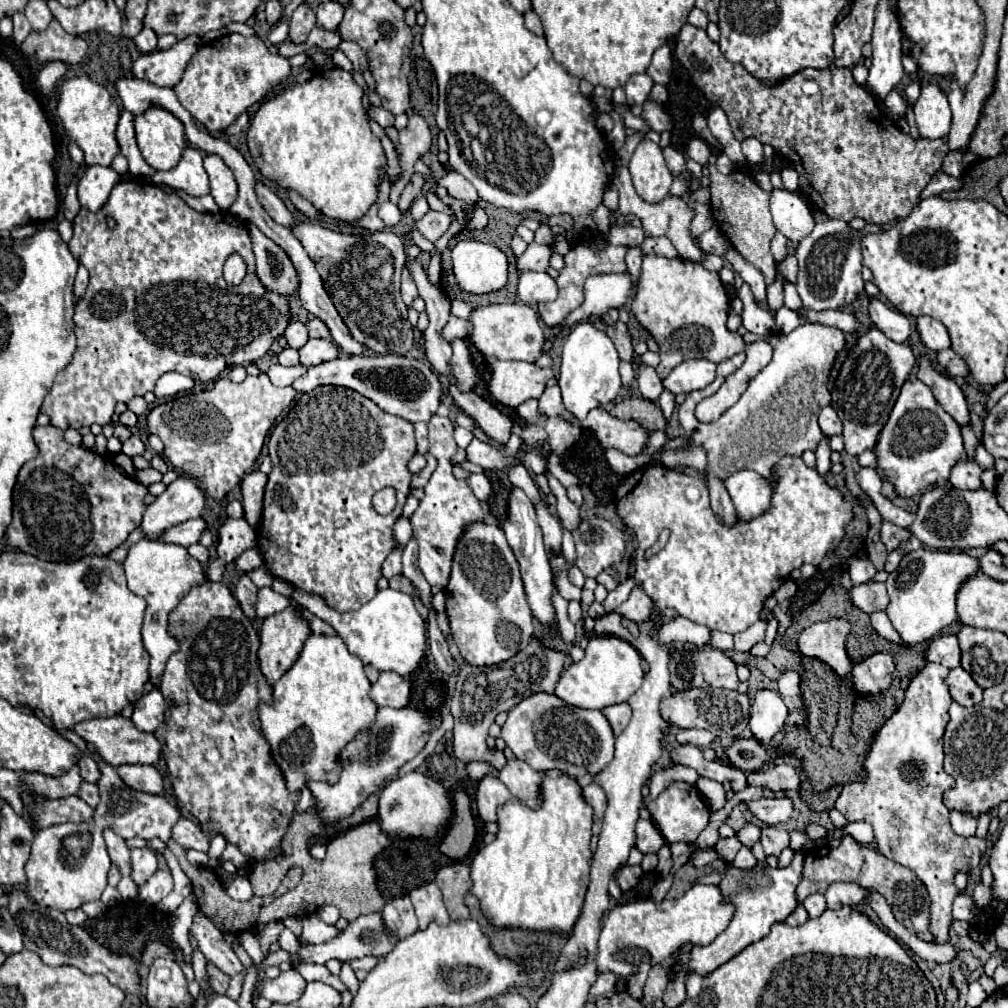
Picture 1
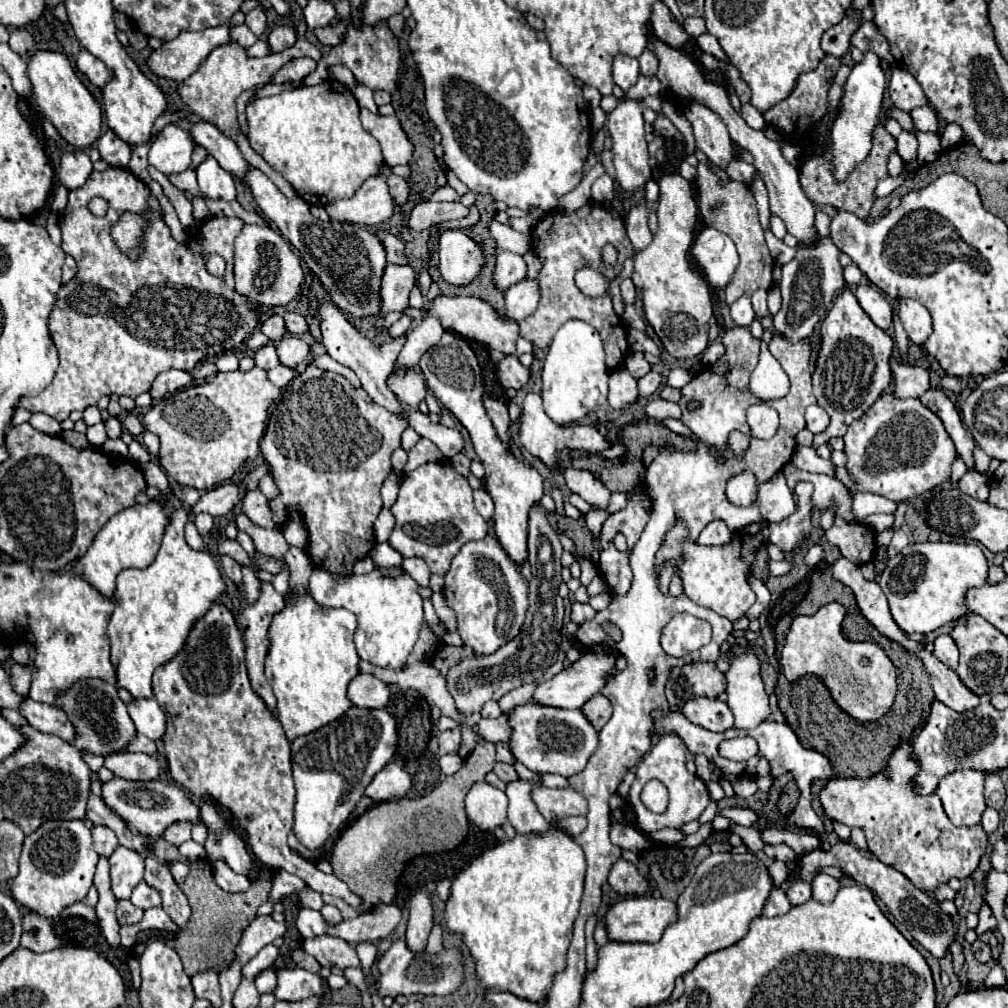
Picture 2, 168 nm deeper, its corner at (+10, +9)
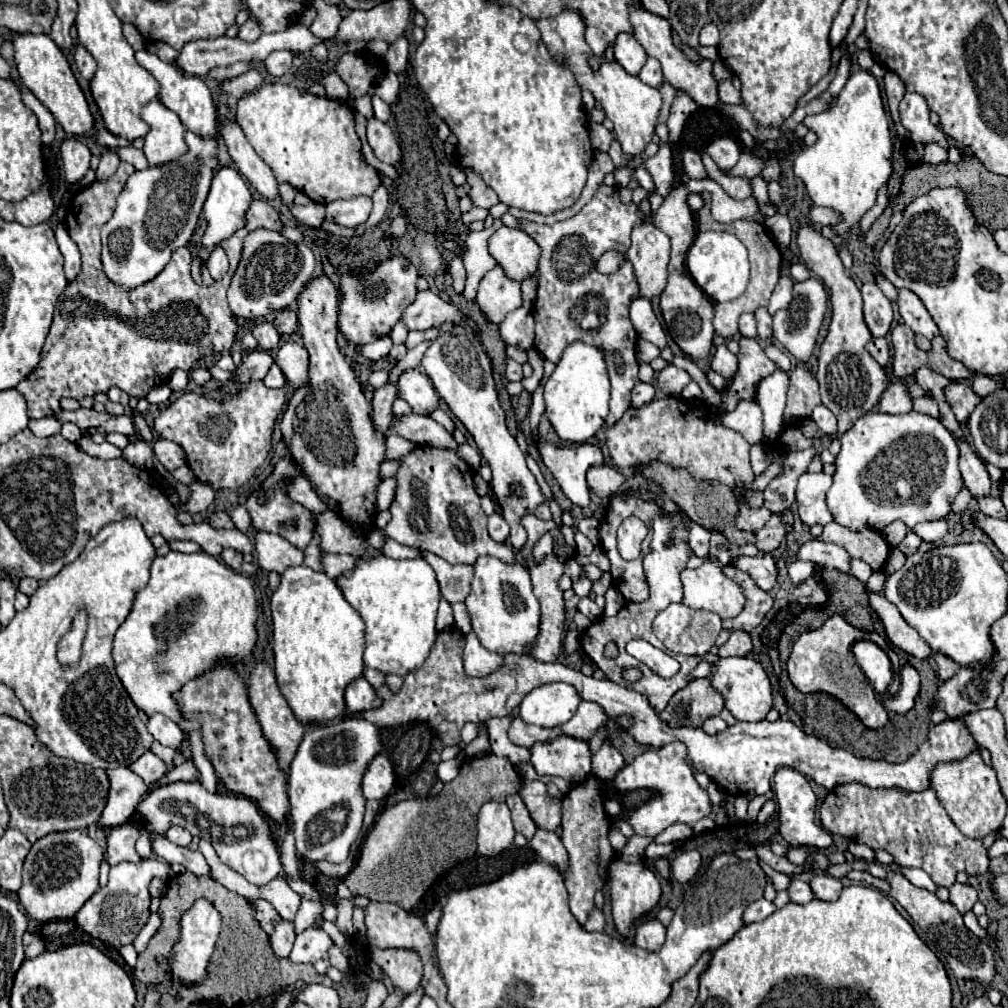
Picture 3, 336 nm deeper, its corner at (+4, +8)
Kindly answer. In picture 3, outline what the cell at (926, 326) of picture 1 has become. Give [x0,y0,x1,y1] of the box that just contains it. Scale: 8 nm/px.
[898,289,938,339]

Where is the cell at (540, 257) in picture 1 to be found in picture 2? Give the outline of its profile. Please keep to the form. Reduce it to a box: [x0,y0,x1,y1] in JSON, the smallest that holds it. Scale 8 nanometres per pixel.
[494,250,526,292]

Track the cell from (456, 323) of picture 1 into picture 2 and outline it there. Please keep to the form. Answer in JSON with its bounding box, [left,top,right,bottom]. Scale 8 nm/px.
[394,318,444,370]

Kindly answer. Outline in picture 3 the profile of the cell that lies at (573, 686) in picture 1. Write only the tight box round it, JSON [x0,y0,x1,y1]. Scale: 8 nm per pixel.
[520,683,580,727]

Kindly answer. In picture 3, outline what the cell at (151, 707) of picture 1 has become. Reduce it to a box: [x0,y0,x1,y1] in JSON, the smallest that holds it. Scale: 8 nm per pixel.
[146,713,184,749]

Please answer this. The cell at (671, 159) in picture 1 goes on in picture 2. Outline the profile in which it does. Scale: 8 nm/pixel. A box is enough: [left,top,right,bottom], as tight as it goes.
[632,174,712,360]

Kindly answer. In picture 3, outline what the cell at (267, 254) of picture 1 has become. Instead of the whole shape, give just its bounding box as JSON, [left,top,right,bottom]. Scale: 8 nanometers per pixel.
[228,229,316,319]

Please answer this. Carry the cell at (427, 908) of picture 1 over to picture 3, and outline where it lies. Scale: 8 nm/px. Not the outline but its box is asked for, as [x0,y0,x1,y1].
[368,949,424,993]

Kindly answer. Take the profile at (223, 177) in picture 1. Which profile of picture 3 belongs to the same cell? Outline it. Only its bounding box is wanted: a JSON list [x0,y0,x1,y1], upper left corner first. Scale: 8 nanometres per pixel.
[200,167,252,265]

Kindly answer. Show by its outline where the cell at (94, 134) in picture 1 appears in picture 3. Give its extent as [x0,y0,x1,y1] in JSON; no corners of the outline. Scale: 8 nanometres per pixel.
[14,33,94,137]

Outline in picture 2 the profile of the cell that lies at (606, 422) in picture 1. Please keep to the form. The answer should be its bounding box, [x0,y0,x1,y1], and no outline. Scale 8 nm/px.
[520,392,608,472]

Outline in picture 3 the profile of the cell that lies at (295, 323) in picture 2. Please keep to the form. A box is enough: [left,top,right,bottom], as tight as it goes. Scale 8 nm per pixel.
[272,309,300,335]

